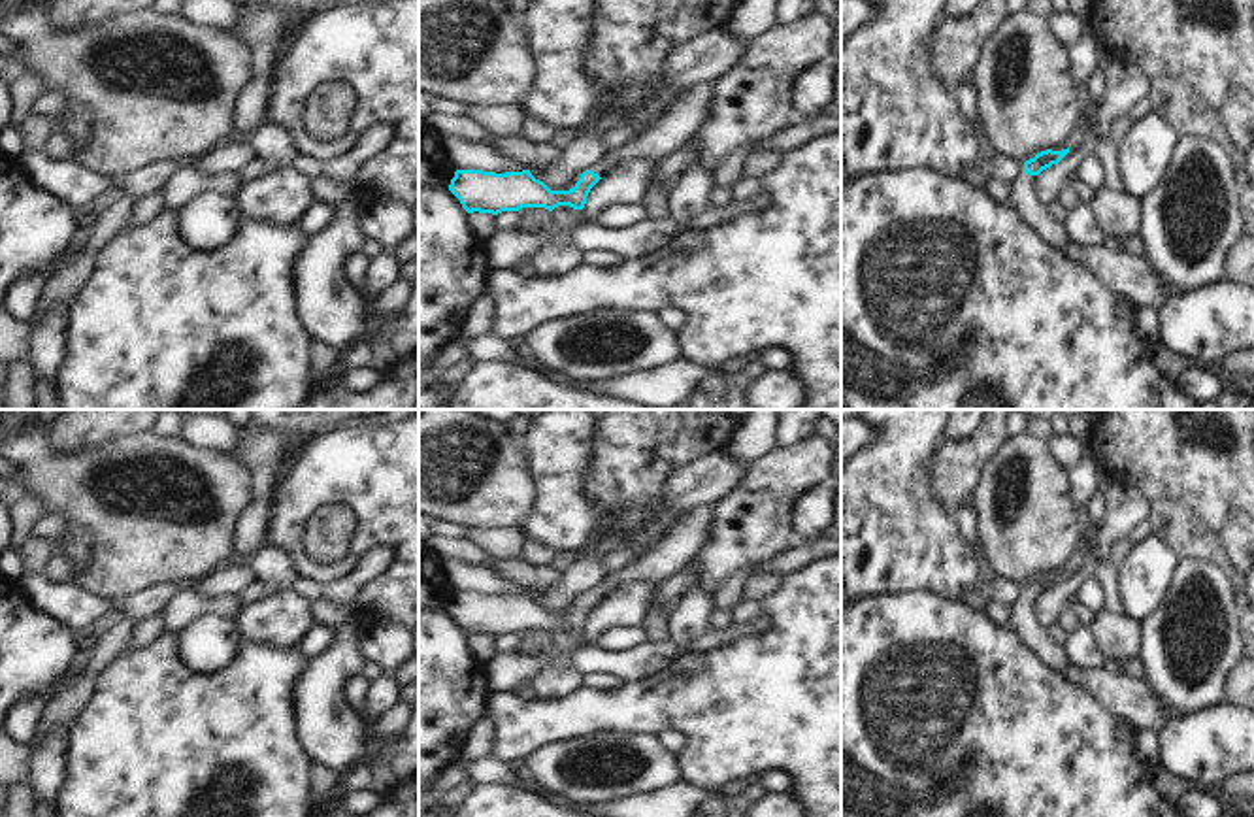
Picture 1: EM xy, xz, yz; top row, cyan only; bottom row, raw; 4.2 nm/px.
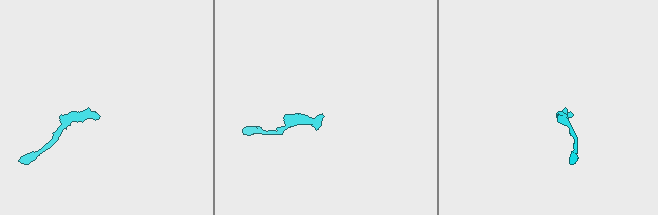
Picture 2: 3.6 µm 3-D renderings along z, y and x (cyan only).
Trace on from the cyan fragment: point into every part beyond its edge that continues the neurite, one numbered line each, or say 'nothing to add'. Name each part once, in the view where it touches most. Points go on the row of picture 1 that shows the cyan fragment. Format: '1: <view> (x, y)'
1: yz (1022, 197)

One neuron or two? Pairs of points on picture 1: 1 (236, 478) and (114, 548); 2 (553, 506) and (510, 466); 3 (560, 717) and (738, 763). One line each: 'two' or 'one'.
1: one
2: two
3: one

